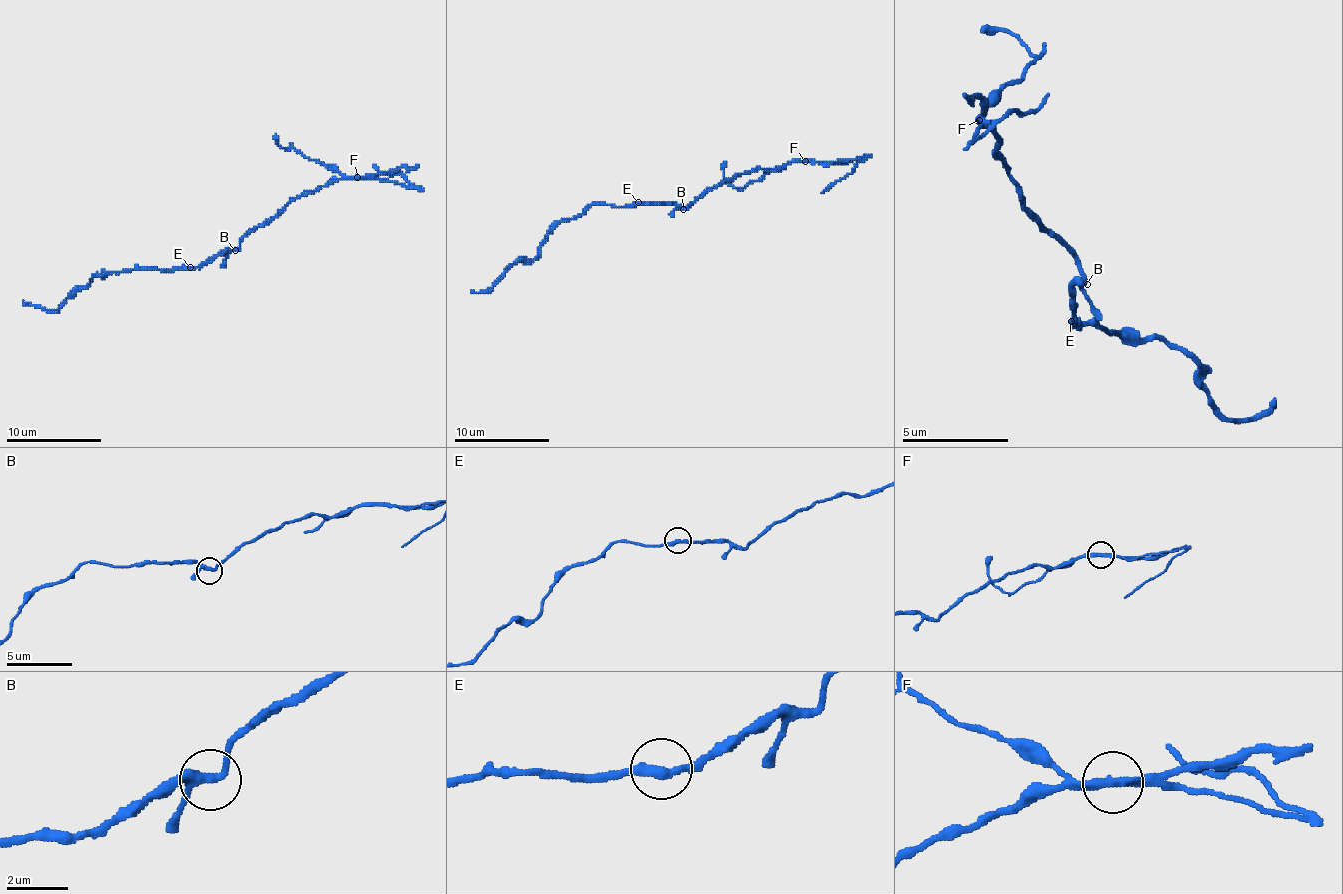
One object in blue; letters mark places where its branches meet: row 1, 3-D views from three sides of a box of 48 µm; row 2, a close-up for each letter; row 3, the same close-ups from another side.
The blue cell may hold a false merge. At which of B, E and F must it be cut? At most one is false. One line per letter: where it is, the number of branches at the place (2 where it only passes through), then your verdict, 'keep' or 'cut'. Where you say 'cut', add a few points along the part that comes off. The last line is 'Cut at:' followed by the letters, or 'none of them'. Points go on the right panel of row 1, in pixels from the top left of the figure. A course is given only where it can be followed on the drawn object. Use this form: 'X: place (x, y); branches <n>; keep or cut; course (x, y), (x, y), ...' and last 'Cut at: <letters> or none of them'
B: place (1087, 284); branches 3; keep
E: place (1071, 321); branches 2; keep
F: place (979, 120); branches 2; cut; course (980, 118), (1039, 60), (1039, 54), (1012, 33), (980, 28)
Cut at: F

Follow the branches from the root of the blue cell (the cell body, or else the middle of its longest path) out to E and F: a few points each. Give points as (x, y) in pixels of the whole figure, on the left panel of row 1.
E: (235, 248), (228, 248), (197, 267), (190, 267)
F: (235, 248), (245, 236), (273, 219), (292, 200), (340, 179), (356, 176)

